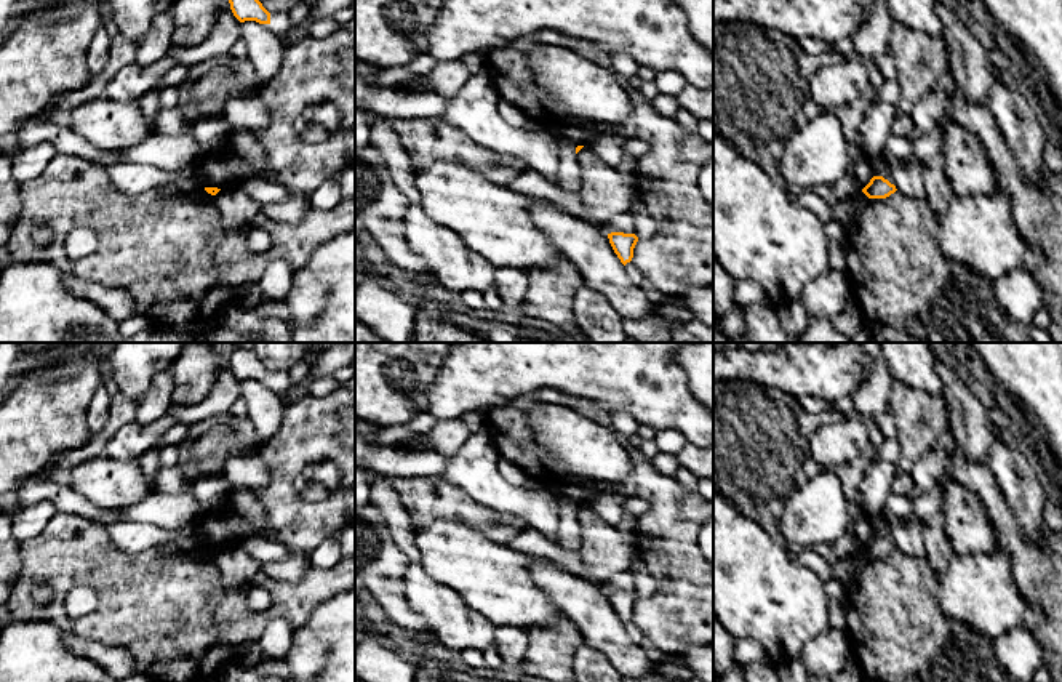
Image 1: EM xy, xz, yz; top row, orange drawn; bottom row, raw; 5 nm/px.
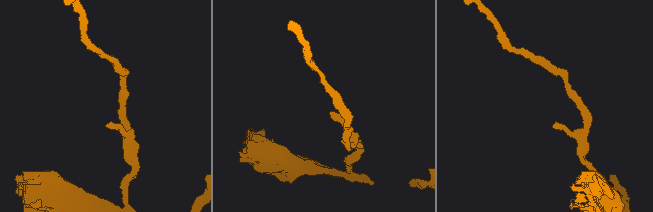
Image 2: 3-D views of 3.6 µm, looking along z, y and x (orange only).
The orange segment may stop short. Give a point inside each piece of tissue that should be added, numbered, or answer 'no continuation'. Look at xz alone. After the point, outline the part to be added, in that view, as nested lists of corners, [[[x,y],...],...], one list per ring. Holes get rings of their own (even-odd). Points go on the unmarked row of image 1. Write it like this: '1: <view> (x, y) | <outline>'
no continuation

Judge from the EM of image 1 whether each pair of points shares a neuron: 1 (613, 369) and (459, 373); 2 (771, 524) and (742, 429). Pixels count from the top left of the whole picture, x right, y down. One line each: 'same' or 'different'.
1: same
2: same

